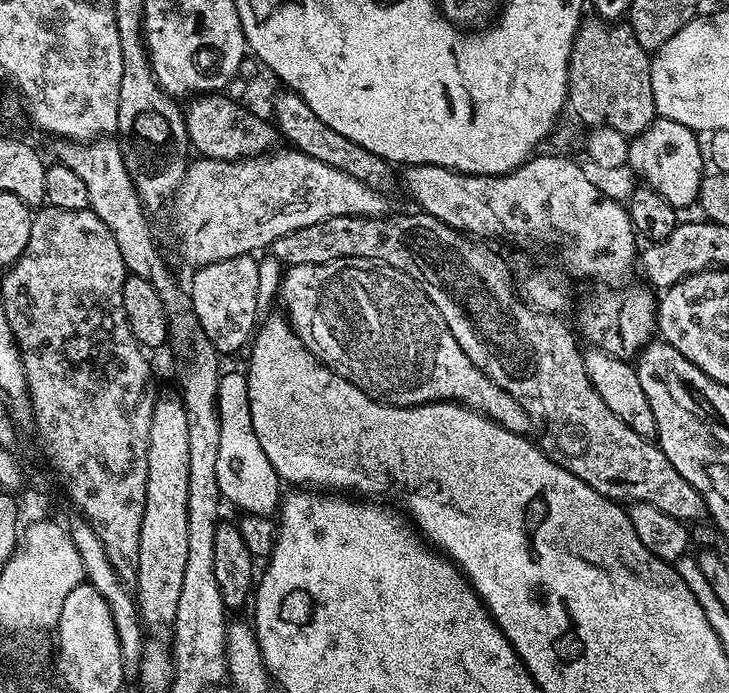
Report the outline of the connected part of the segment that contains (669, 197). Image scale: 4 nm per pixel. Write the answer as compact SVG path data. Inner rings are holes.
M657 118L645 130L631 137L628 146L629 169L641 176L647 187L653 188L670 206L684 210L700 199L700 183L706 175L706 152L700 149L701 137L679 122Z

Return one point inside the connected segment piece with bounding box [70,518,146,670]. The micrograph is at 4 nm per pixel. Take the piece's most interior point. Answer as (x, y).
(98, 573)

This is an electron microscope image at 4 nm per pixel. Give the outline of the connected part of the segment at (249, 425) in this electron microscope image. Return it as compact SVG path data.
M221 375L216 399L220 415L218 430L218 490L241 513L258 517L271 517L282 503L282 481L280 475L270 466L270 460L262 451L262 442L254 434L254 422L250 418L250 394L247 375Z

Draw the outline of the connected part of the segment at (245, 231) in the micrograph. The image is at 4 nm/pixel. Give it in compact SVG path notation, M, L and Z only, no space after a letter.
M273 150L263 156L251 156L249 160L209 160L196 158L189 163L186 178L176 192L174 216L176 212L176 236L180 239L180 252L192 263L201 268L226 258L259 253L259 248L267 249L282 234L290 230L302 230L302 226L314 226L326 218L339 216L379 216L389 215L389 197L376 192L370 186L318 162L295 150L280 152Z

